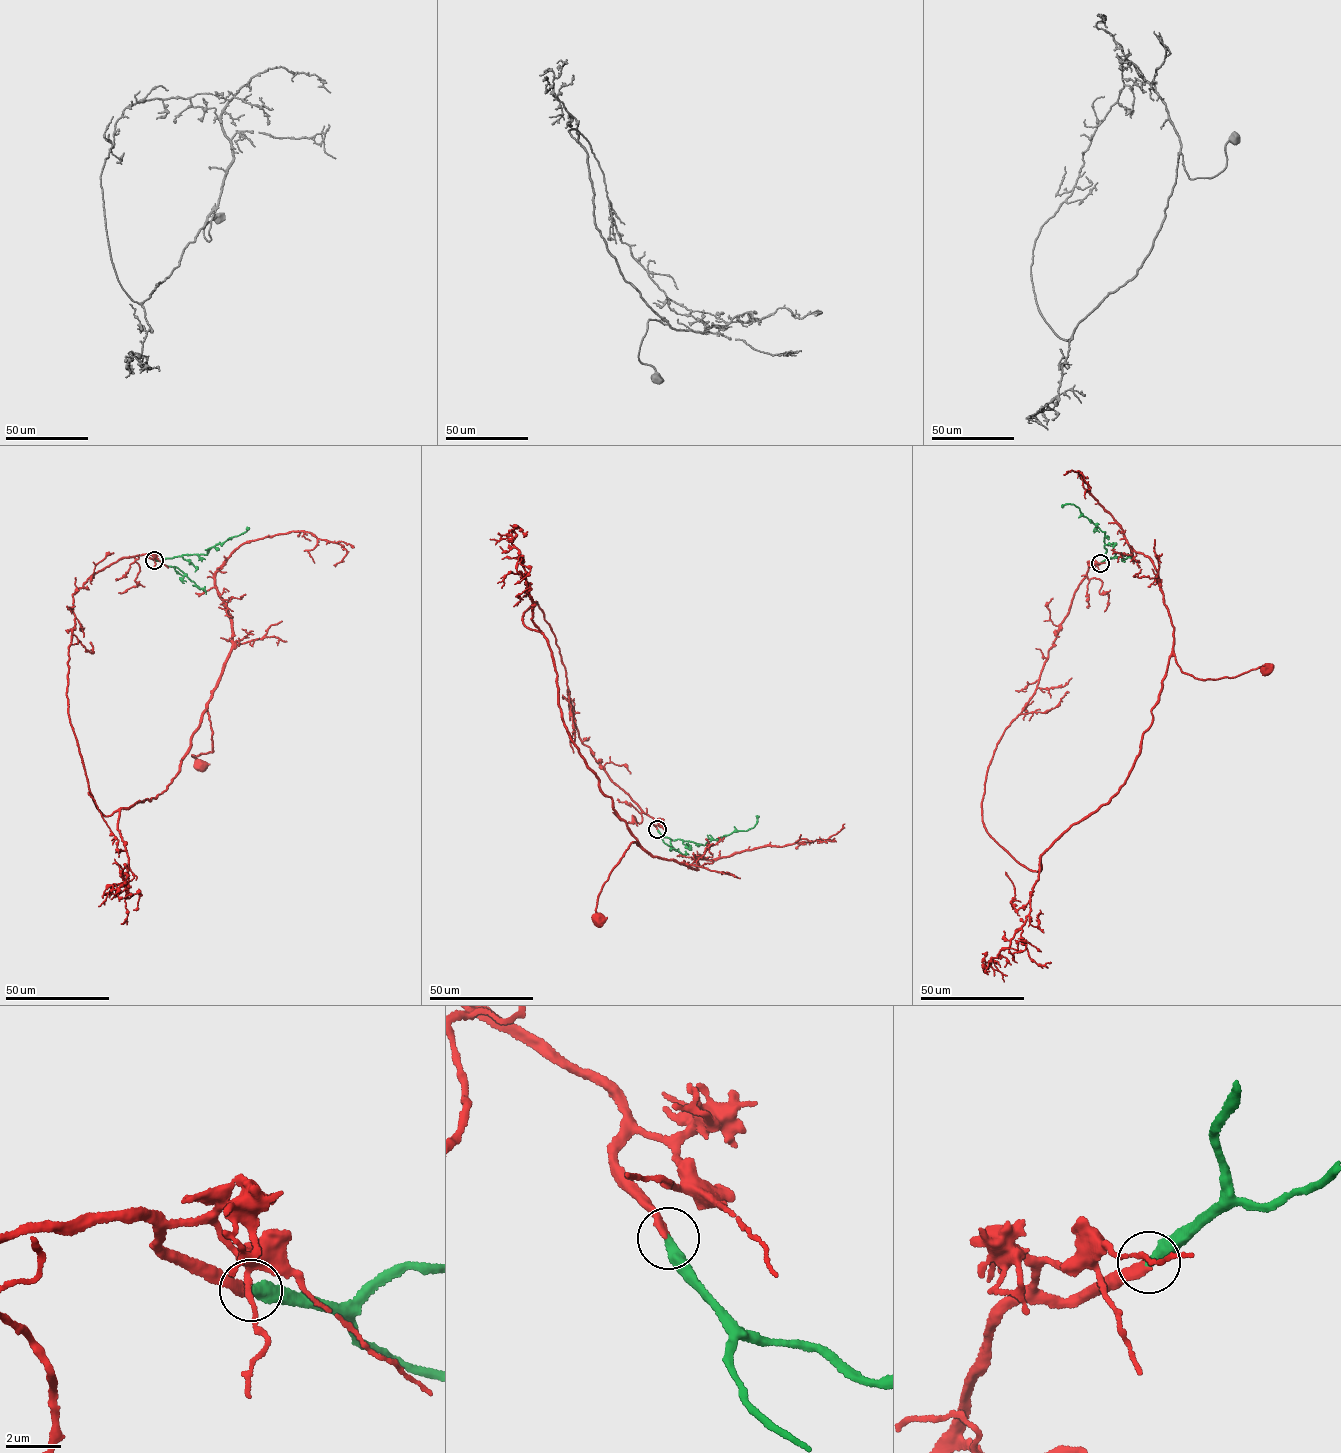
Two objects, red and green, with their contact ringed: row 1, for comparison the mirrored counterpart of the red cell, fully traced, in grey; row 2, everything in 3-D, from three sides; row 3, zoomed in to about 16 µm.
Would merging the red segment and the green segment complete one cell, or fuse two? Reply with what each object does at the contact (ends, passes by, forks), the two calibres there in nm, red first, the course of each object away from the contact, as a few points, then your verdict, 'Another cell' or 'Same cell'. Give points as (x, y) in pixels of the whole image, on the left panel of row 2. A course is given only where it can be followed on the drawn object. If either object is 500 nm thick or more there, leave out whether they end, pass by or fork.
At the ring red ends. At the ring green ends. Thickness 320 nm (red) against 440 nm. Course of red: (154, 560), (119, 560), (72, 595), (69, 722), (107, 816), (166, 789), (206, 709), (199, 768). Course of green: (154, 560), (207, 554), (211, 547), (248, 529). Same cell

